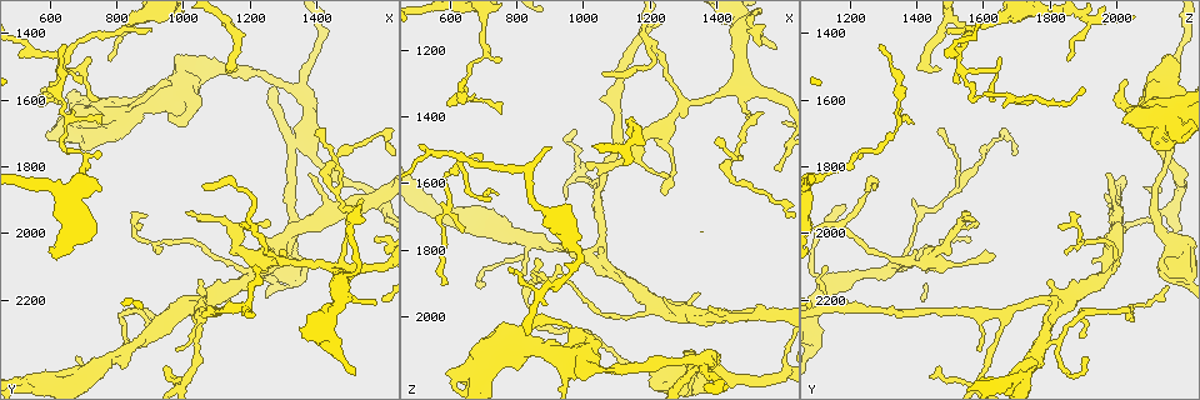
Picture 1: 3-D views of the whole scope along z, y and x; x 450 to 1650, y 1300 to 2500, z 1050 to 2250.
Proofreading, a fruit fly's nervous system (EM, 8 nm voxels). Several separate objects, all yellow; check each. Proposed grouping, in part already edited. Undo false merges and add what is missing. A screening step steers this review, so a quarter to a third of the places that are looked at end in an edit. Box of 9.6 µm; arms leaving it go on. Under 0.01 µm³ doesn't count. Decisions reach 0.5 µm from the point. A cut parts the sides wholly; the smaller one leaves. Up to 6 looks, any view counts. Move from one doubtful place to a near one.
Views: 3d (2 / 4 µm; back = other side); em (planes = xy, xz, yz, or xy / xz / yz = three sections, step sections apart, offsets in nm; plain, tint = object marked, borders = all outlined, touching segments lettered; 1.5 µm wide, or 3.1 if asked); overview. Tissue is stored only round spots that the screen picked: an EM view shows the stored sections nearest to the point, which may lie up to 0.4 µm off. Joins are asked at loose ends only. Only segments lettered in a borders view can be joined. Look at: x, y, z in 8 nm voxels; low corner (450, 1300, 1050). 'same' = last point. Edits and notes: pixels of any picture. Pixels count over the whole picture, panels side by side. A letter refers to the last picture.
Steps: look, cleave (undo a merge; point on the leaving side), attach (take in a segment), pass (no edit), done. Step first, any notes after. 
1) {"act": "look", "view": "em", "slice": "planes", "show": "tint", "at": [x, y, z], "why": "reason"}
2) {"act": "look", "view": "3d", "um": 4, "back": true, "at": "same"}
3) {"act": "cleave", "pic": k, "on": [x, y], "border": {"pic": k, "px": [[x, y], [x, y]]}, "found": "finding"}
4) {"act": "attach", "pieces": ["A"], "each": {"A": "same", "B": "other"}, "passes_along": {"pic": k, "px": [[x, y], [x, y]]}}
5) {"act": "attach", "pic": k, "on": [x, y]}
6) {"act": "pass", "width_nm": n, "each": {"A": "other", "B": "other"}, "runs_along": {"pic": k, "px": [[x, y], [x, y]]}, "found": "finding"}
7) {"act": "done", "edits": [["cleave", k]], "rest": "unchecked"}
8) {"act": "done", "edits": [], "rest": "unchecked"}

{"act": "look", "view": "em", "slice": "planes", "show": "borders", "at": [1350, 1720, 2150], "why": "calibre changes"}

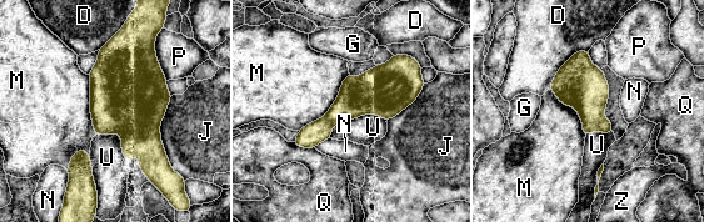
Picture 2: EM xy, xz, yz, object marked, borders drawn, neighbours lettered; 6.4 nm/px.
{"act": "cleave", "pic": 2, "on": [605, 126], "each": {"D": "other", "G": "other", "J": "other", "M": "other", "N": "other", "P": "other", "Q": "other", "U": "other", "Z": "other"}, "border": {"pic": 2, "px": [[603, 116], [597, 129]]}, "found": "two cells meet here"}

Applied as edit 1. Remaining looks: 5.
{"act": "look", "view": "overview", "why": "redraw"}

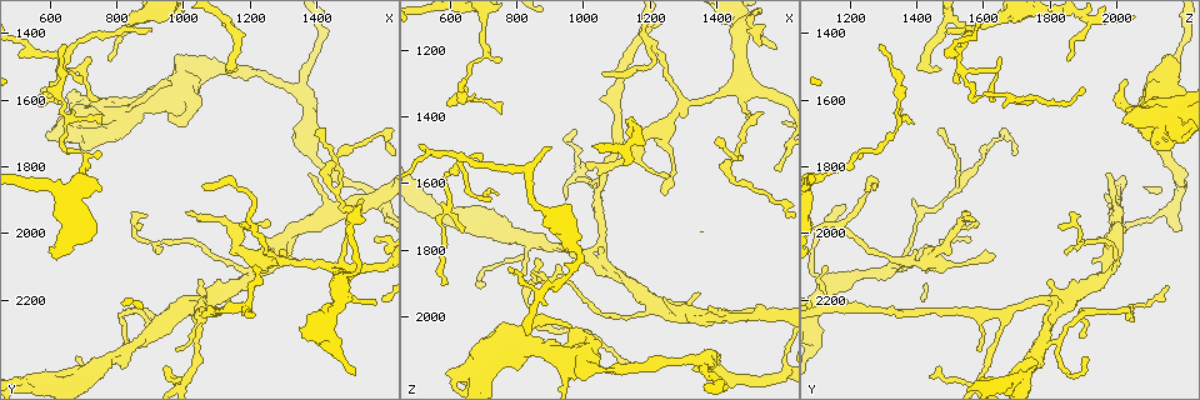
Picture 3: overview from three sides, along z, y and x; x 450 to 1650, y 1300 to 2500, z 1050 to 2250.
{"act": "look", "view": "em", "slice": "planes", "show": "borders", "at": [830, 1380, 1550], "why": "sharp bend"}

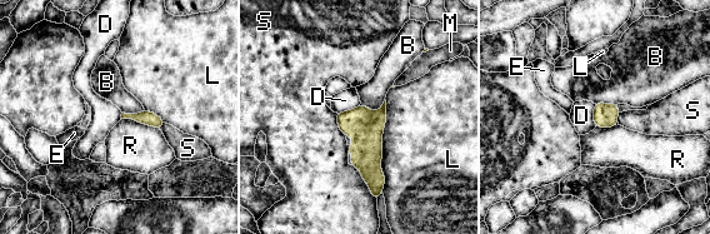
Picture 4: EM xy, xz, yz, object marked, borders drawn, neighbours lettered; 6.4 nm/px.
{"act": "pass", "longest_contact_nm": ["L", 440], "each": {"B": "other", "D": "other", "E": "other", "L": "other", "M": "other", "R": "other", "S": "other"}, "border": {"pic": 4, "px": [[385, 100], [376, 110], [360, 105]]}, "found": "continuous, no second cell"}

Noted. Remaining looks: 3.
{"act": "look", "view": "3d", "um": 4, "at": [1580, 2210, 1190]}

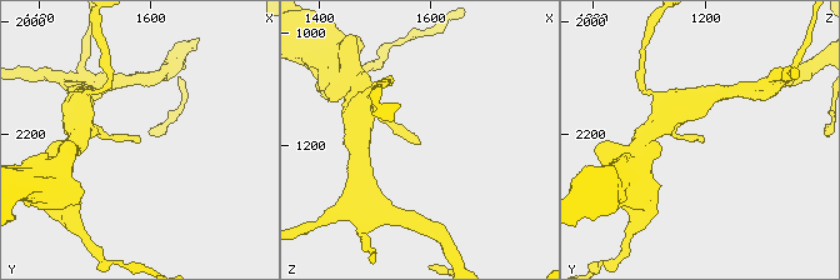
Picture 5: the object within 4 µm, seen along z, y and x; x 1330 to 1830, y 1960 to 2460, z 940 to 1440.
{"act": "look", "view": "em", "slice": "planes", "show": "borders", "at": [1580, 2205, 1190], "why": "now the EM"}

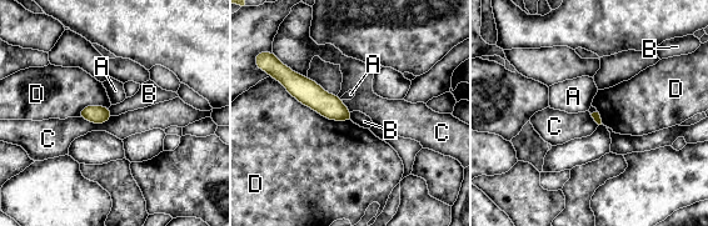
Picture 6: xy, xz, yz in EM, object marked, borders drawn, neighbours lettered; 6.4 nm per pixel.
{"act": "pass", "each": {"A": "other", "B": "other", "C": "other", "D": "other"}, "runs_along": {"pic": 6, "px": [[287, 74], [300, 88], [347, 116]]}, "found": "none of them fits"}

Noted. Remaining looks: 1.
{"act": "done", "edits": [["cleave", 2]], "rest": "unchecked"}

